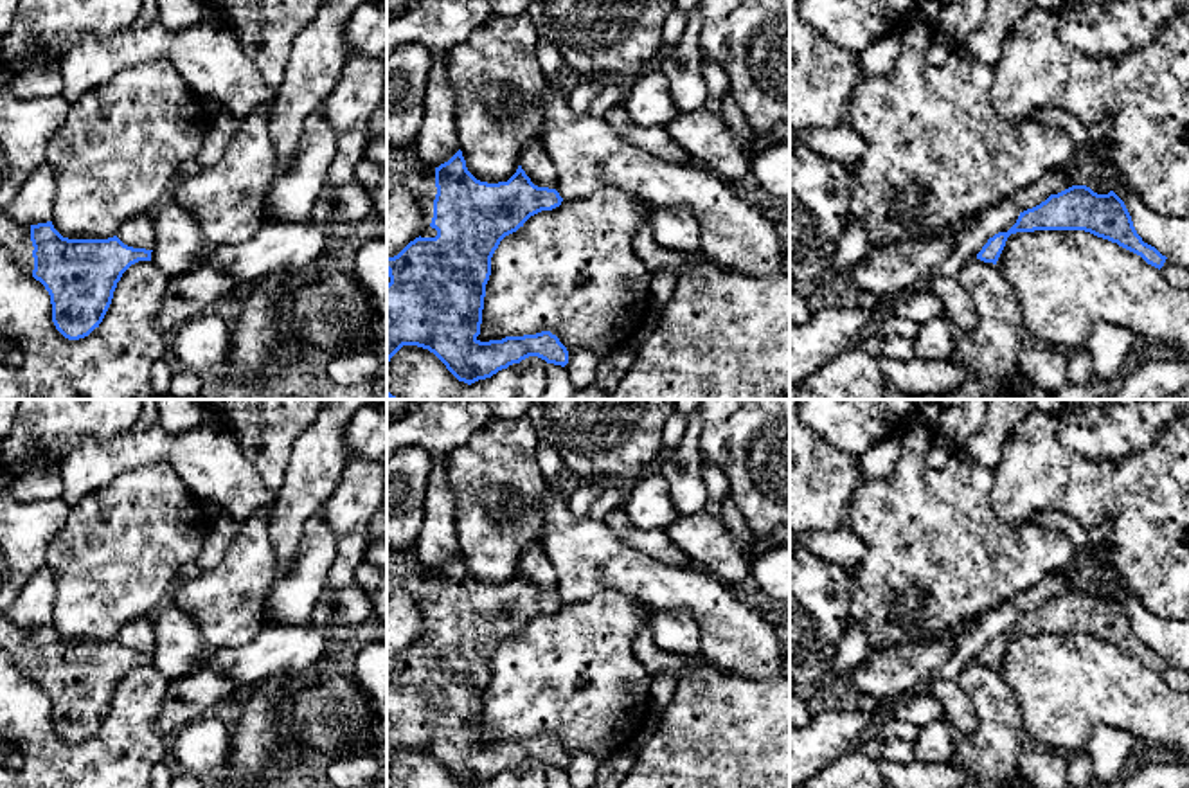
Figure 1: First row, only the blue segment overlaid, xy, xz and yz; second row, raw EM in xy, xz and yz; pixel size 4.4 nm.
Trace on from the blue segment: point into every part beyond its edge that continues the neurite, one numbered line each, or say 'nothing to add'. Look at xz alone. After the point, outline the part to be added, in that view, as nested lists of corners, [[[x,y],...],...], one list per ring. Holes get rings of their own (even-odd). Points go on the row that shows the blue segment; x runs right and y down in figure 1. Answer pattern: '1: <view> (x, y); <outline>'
1: xz (403, 166); [[[387,142],[387,187],[401,184],[407,185],[423,212],[421,237],[435,237],[437,230],[430,227],[434,218],[434,200],[437,194],[435,169],[419,160],[416,144],[408,148],[396,148]]]

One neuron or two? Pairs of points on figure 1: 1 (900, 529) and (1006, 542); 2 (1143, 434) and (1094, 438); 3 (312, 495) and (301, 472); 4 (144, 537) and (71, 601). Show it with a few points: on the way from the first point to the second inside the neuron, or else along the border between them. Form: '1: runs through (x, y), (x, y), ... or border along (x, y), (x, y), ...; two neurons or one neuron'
1: runs through (927, 531), (938, 542), (979, 542); one neuron
2: runs through (1130, 434), (1107, 434); one neuron
3: runs through (308, 490), (306, 477); one neuron
4: runs through (126, 553), (89, 590); one neuron

